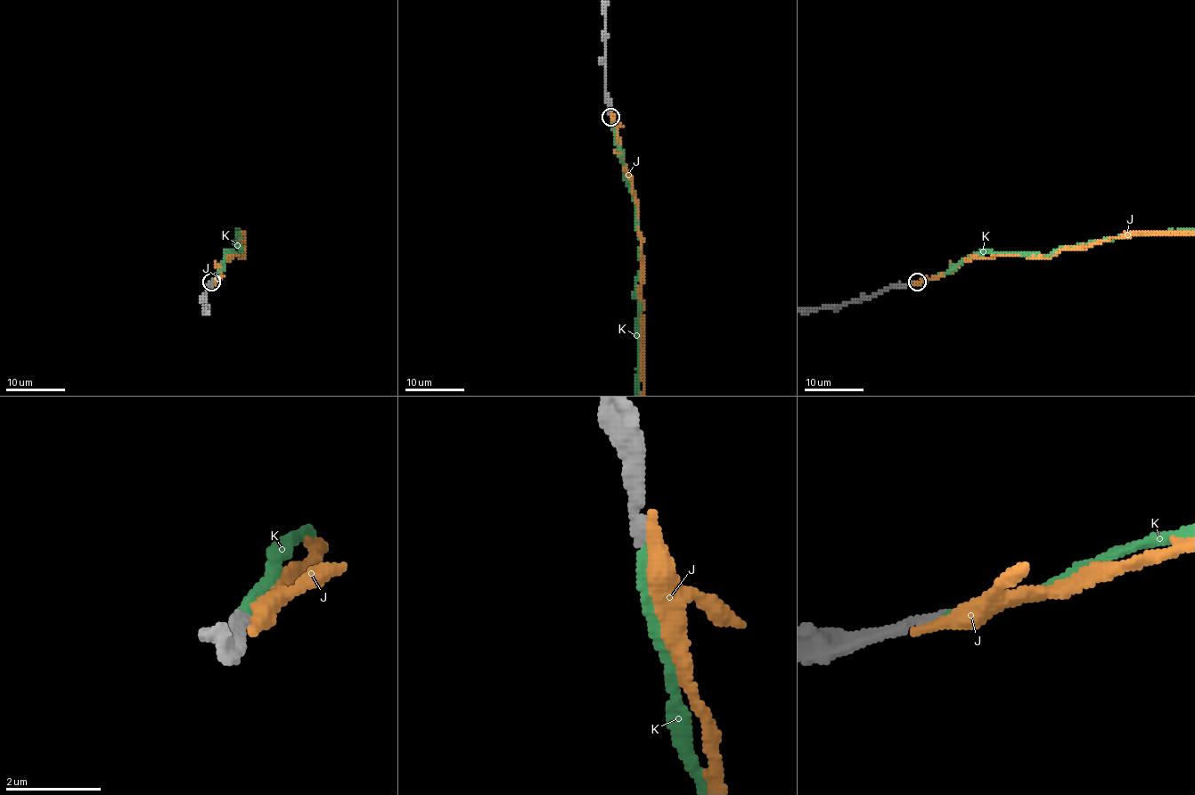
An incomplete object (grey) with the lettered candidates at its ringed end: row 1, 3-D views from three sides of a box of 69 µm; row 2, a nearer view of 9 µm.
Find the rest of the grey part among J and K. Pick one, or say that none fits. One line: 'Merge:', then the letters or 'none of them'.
Merge: K

